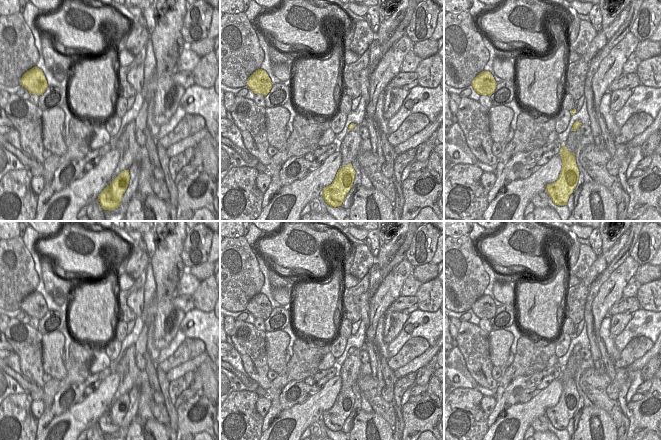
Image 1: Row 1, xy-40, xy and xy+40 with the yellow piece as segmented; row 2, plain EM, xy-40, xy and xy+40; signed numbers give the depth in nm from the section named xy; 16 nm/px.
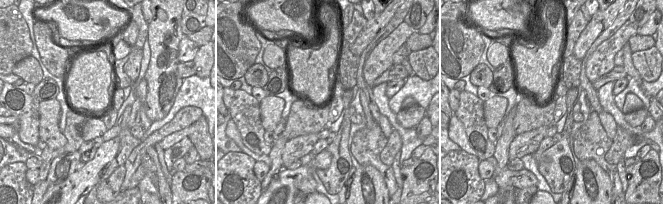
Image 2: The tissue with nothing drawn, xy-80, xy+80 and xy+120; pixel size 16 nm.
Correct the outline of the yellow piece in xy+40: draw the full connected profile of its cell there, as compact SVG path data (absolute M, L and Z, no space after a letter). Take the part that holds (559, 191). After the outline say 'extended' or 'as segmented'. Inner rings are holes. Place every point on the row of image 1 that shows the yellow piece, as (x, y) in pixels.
M563 144L560 156L562 169L556 182L547 184L546 192L555 205L564 206L573 193L579 179L579 169L575 160L575 153L570 153Z; as segmented

